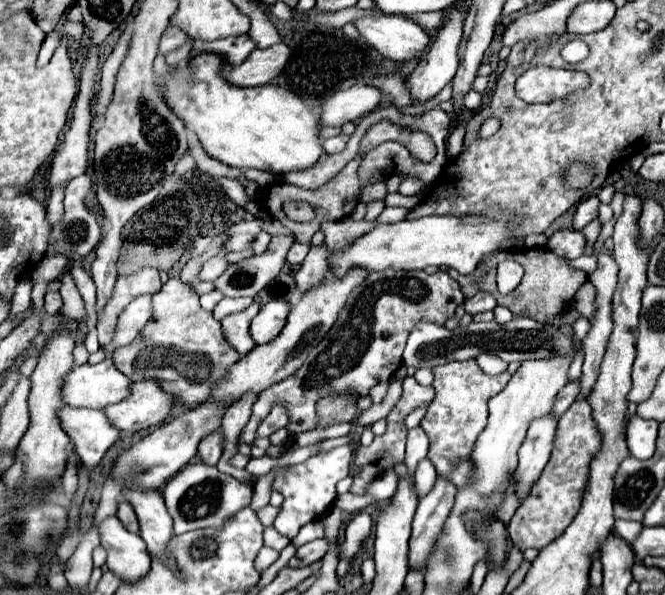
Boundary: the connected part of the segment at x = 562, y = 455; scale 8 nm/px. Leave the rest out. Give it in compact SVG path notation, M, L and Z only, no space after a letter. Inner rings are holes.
M575 401L569 411L559 419L551 459L542 471L541 481L533 487L533 497L517 511L507 526L509 537L519 549L543 549L555 537L565 533L573 517L577 515L583 499L583 491L589 479L589 463L601 451L601 431L591 415L587 401Z

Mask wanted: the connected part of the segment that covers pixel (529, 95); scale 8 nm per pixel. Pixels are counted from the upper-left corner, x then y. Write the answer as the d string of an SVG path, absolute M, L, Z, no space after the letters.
M539 65L519 77L517 95L529 103L547 103L555 99L565 99L579 89L587 89L589 85L591 79L584 72Z

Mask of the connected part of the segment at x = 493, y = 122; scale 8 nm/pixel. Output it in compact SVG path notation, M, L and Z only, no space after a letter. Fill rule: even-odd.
M489 117L489 119L485 119L485 121L483 121L483 125L481 125L481 129L479 129L478 137L481 139L485 139L485 137L491 137L491 135L495 135L495 133L499 131L499 127L501 127L499 119L495 119L495 117Z

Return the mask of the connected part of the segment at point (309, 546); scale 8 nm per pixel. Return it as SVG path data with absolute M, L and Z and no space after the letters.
M317 539L311 543L305 543L301 547L297 547L295 557L291 557L289 565L293 567L301 567L301 565L311 565L311 561L319 561L329 549L329 543L325 539Z

